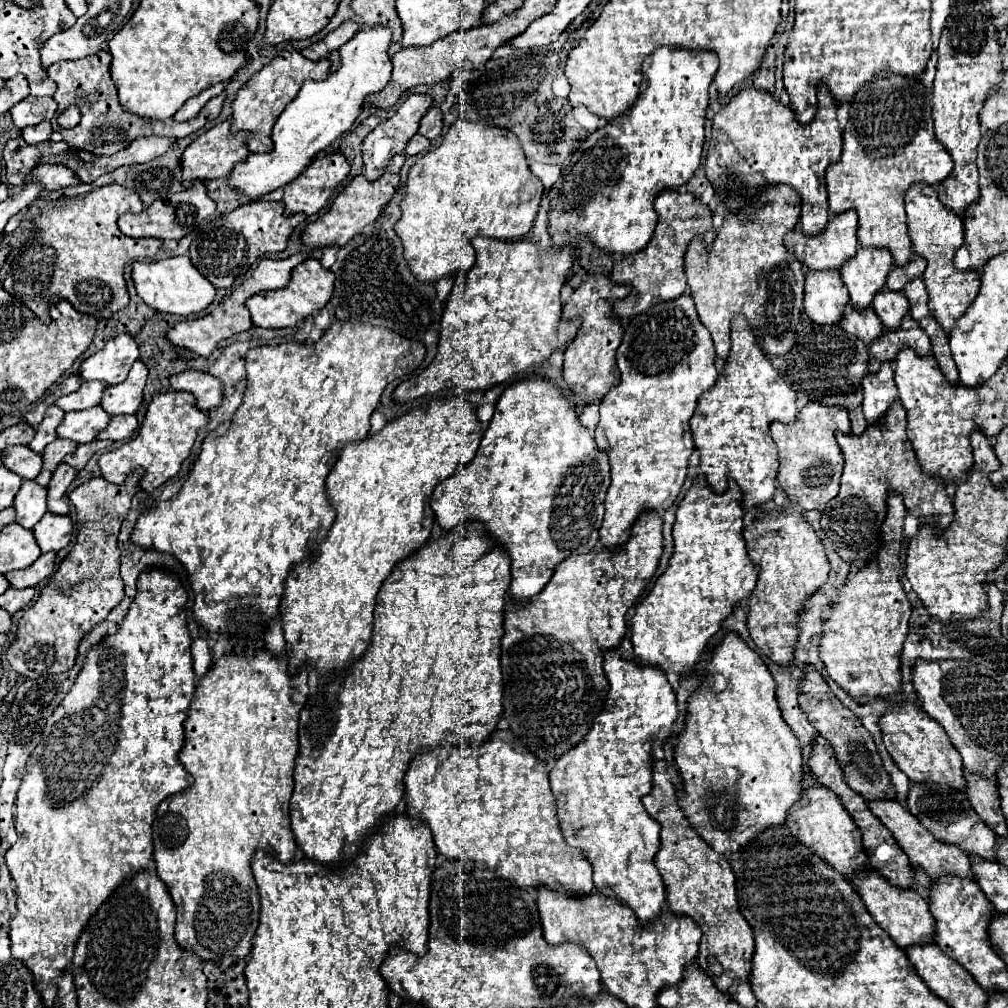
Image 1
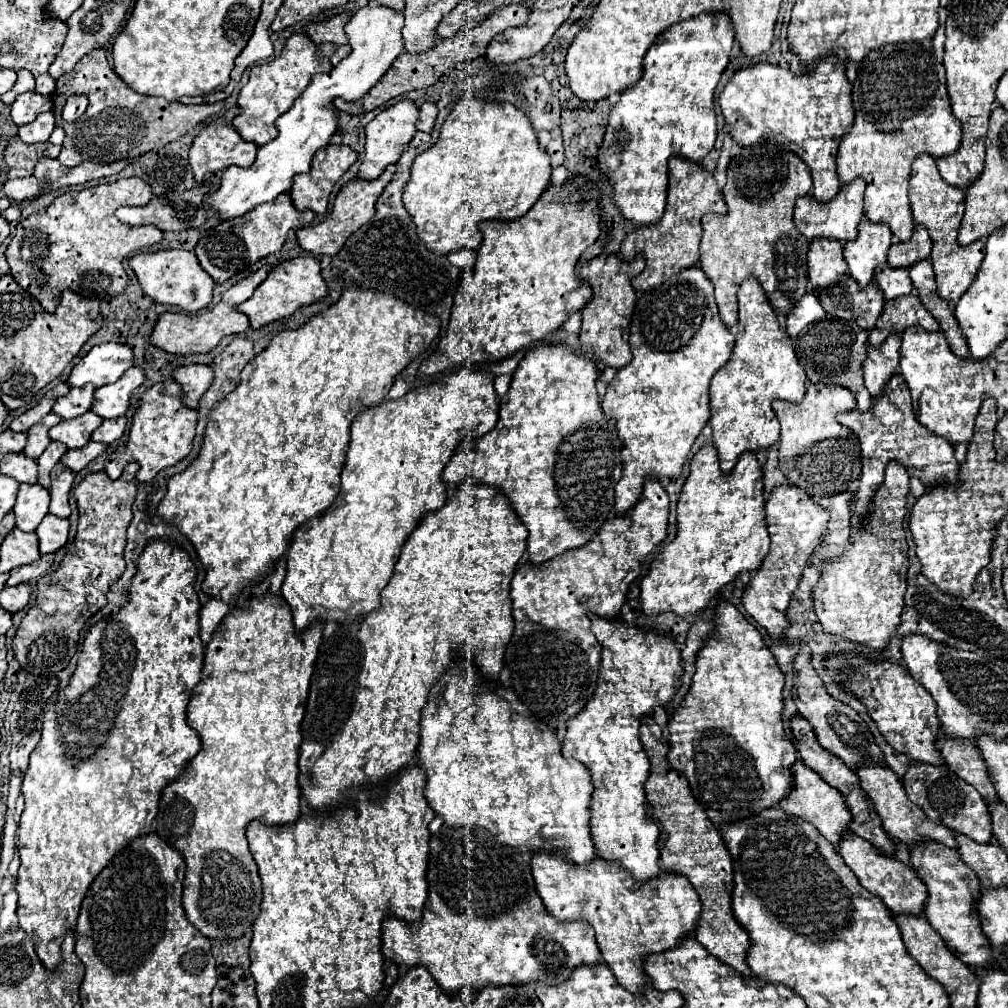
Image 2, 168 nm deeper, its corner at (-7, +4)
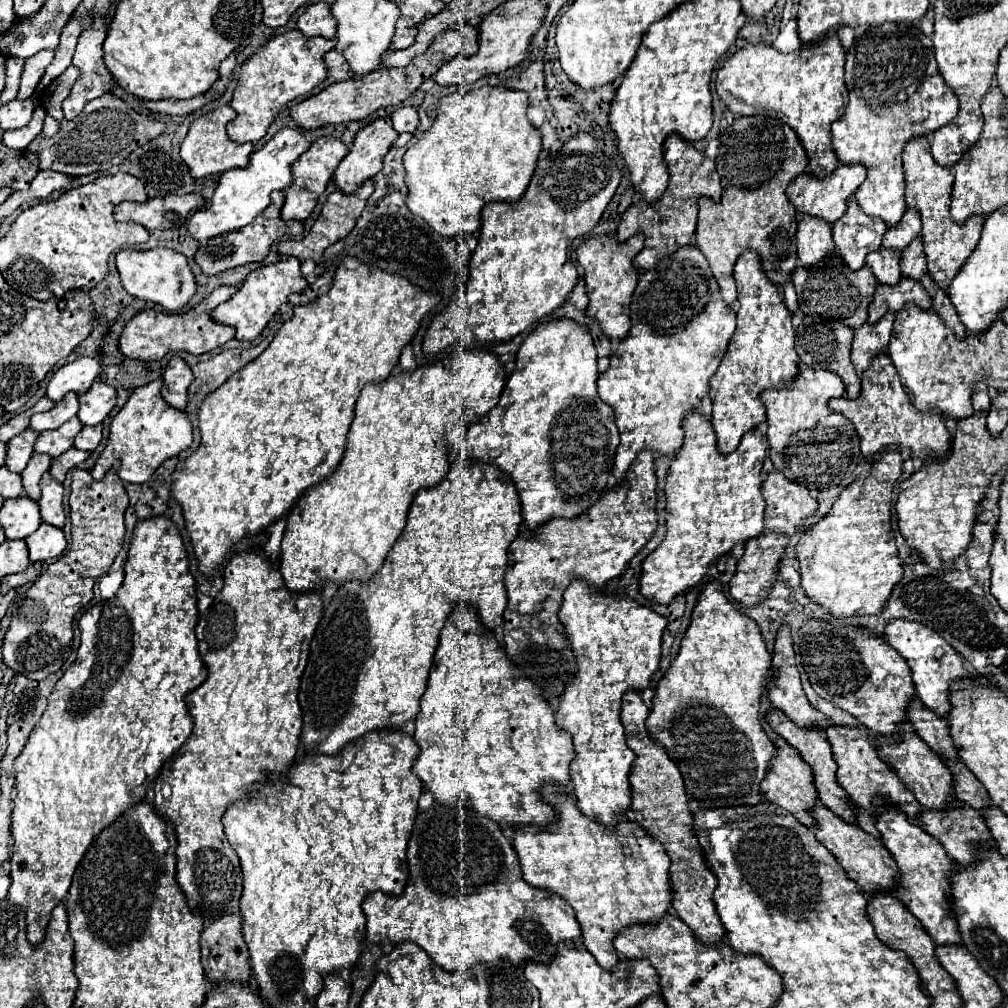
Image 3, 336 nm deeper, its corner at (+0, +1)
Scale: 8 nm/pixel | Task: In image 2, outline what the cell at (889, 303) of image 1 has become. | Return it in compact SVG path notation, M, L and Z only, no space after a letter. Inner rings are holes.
M881 265L875 271L877 287L883 291L887 301L893 301L901 295L909 295L913 289L913 283L909 279L909 271L905 269L893 269L889 265Z

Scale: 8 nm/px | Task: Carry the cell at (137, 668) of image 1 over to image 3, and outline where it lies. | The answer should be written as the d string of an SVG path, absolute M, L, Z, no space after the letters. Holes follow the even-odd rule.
M162 516L162 518L146 518L142 522L136 522L134 526L134 534L130 538L130 552L128 552L128 560L124 566L124 582L118 588L116 596L110 600L102 600L98 604L94 604L92 608L88 608L80 620L78 620L78 628L80 628L80 648L78 648L78 656L76 662L66 670L66 674L58 680L58 684L54 686L54 690L50 692L48 698L48 708L44 710L42 718L38 720L38 724L34 726L26 746L22 748L22 752L18 754L16 762L14 762L14 770L16 770L16 788L18 788L18 796L14 798L14 812L12 812L12 838L14 838L14 846L12 846L12 884L8 890L8 900L12 904L16 904L20 910L24 910L26 914L26 924L28 924L28 940L38 944L42 942L44 934L46 934L46 926L50 920L50 914L54 910L54 906L58 902L64 902L66 892L70 888L70 880L72 874L78 866L78 862L82 860L84 852L88 850L88 846L94 842L94 838L106 828L110 826L124 810L132 808L138 804L138 800L142 800L146 796L146 790L150 788L150 784L156 780L162 764L186 742L186 738L192 734L192 718L188 714L186 708L186 694L190 694L192 690L196 690L204 680L206 680L206 666L198 654L198 640L194 634L194 626L198 620L198 600L196 600L196 582L188 570L188 556L184 550L184 542L180 538L180 532L176 528L176 524Z

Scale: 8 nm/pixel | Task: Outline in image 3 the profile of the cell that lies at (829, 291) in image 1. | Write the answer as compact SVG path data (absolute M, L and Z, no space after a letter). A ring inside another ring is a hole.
M798 214L796 244L800 262L814 264L834 252L832 226L828 222L822 222L820 218L802 218L802 214Z

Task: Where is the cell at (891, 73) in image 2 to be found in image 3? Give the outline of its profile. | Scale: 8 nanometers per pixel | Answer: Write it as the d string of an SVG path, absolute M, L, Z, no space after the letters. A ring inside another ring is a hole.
M898 22L898 24L882 24L882 26L874 26L874 30L858 30L856 38L854 38L854 44L852 48L848 50L846 54L846 86L848 86L848 92L850 92L850 100L848 100L848 106L844 110L844 114L838 118L838 122L834 122L832 126L832 144L834 144L834 152L838 156L840 162L862 162L868 170L868 176L866 180L858 186L856 190L856 200L858 204L862 206L862 210L870 216L880 216L888 226L896 226L906 210L906 202L904 202L904 174L902 174L902 148L904 144L914 138L914 136L924 136L924 134L932 134L934 130L942 128L944 124L948 124L956 114L958 114L958 98L956 94L946 86L944 78L938 74L938 66L936 66L936 58L934 58L934 46L932 46L932 40L920 30L920 24L918 22Z

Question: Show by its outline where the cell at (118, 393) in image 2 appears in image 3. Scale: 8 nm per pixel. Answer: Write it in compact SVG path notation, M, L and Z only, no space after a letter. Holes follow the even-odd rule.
M94 382L88 388L88 392L78 396L78 402L80 402L80 410L76 414L78 420L84 426L94 426L94 424L100 424L114 408L116 390L106 382Z

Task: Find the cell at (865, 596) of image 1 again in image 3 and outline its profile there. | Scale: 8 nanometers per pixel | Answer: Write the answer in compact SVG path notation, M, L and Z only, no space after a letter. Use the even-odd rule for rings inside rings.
M896 448L882 452L874 462L866 478L854 480L846 486L830 512L808 528L808 532L796 544L796 558L802 574L802 588L816 604L830 610L840 620L856 616L878 616L892 594L892 588L902 578L902 564L898 558L898 548L892 532L892 490L894 482L902 474L902 454Z

